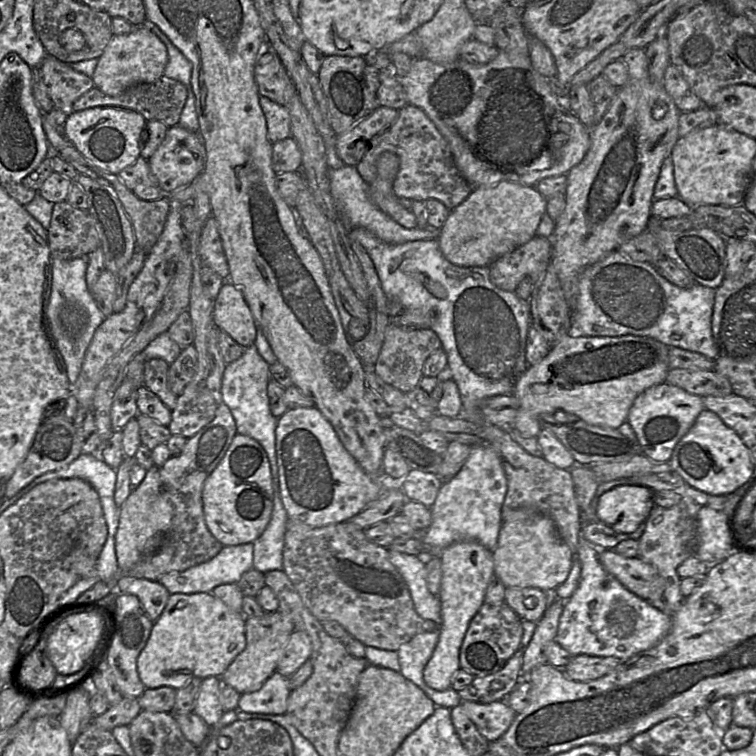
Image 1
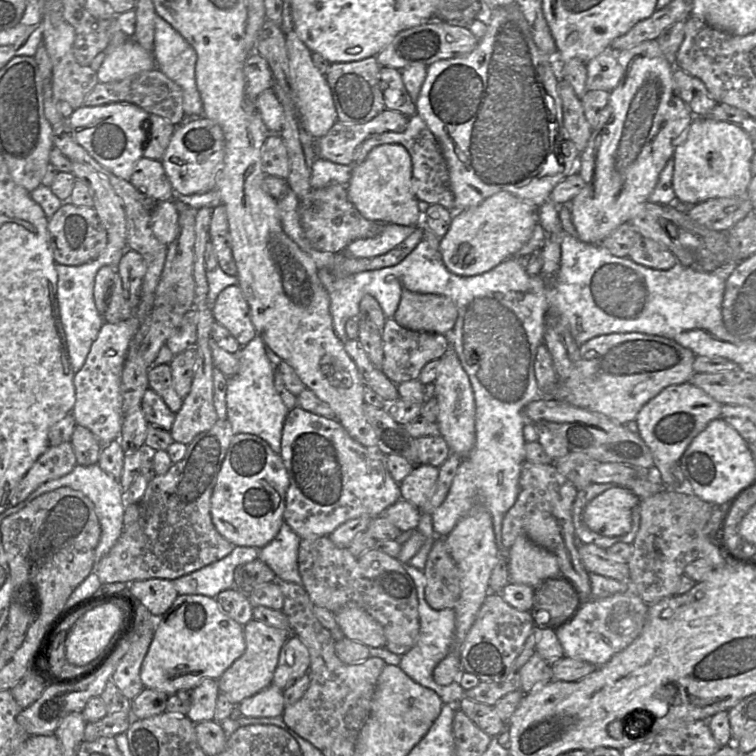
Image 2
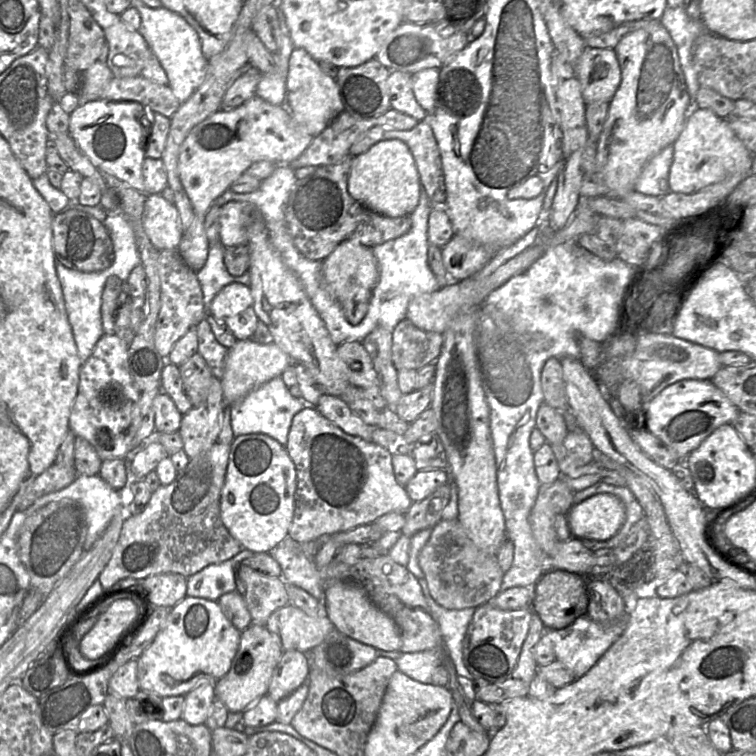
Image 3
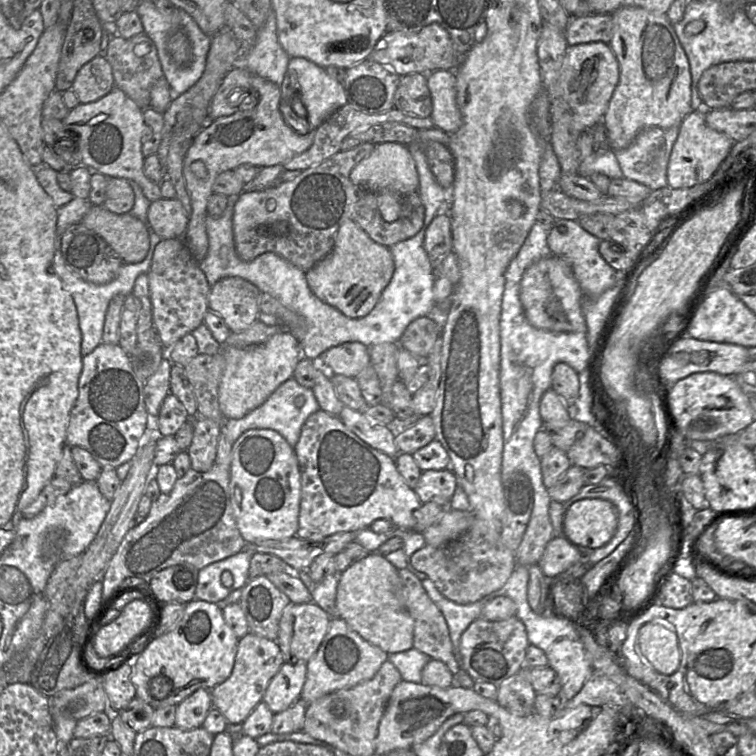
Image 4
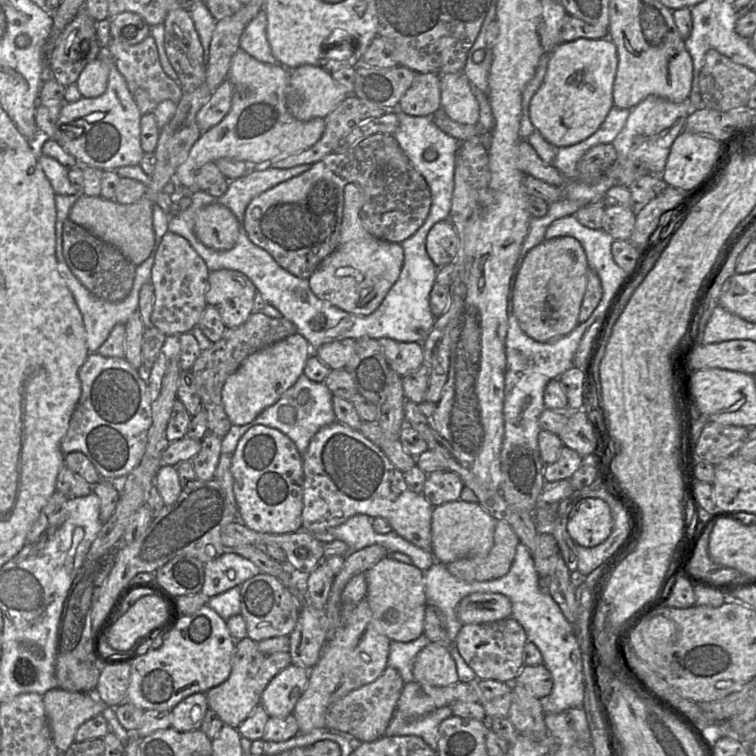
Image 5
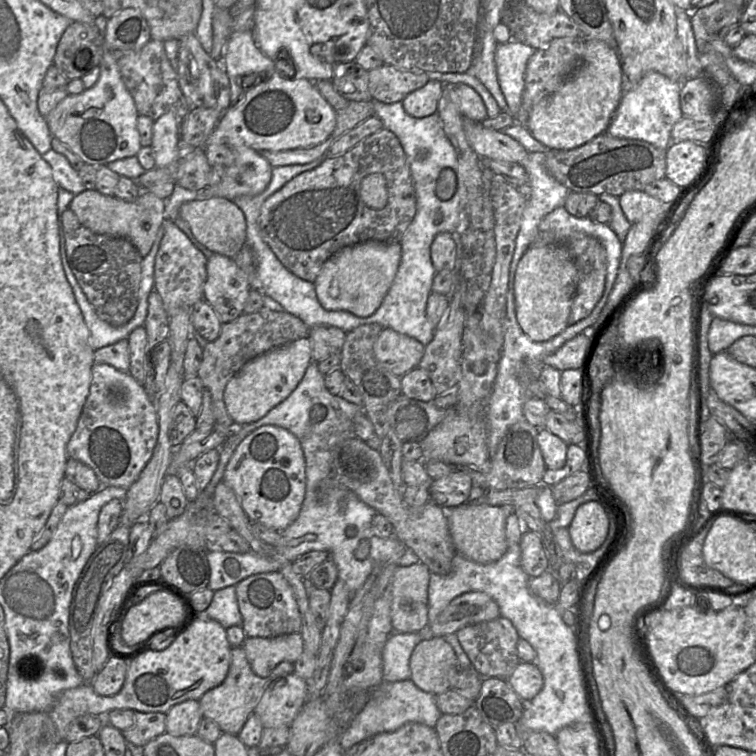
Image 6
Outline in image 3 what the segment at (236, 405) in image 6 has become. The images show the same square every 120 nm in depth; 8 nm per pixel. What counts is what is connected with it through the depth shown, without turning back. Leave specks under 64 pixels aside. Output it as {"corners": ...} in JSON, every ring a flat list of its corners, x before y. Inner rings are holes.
{"corners":[[253,339,237,340,228,348,225,366,221,373,221,387,225,403,231,405,242,399,250,391,281,376,282,372,290,365,290,357,275,343,261,344]]}

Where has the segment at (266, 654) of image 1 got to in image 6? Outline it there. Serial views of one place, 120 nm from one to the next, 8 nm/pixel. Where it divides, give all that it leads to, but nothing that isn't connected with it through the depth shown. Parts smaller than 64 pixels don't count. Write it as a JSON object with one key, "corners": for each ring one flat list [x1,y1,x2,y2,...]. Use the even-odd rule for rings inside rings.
{"corners":[[232,647,230,667,225,680,199,699,203,717,215,721,222,733,238,735,249,716,254,713,265,688,272,681,291,673,294,673,294,663,283,661,267,677,260,677,252,671,244,648]]}

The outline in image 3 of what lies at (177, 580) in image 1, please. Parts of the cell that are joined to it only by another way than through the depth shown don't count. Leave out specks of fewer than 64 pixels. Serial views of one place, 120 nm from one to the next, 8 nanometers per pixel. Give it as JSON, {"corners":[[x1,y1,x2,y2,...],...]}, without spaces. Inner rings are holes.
{"corners":[[242,549,234,557,212,564,187,578,187,596,218,601,225,593,235,591,235,572,237,565,255,553]]}

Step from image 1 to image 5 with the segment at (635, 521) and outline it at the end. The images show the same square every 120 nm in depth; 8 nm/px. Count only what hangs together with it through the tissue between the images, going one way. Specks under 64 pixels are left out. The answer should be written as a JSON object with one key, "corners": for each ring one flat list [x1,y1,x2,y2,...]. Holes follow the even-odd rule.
{"corners":[[585,498,572,509,567,531,583,547,595,547,611,534,613,518,609,505,600,498]]}

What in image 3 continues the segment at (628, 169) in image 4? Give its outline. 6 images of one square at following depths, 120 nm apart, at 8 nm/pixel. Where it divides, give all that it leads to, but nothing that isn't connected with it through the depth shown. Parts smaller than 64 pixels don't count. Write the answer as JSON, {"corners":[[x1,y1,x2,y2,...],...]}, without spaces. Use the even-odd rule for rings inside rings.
{"corners":[[670,144,652,157,638,177,634,190,650,196,663,197,669,193,669,171,673,162,674,146]]}

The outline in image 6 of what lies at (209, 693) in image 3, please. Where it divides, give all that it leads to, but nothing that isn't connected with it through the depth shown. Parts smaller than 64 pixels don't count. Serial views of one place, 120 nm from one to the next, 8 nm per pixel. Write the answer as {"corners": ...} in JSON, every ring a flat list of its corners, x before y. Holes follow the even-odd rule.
{"corners":[[186,700,166,713,166,733,175,737,195,735,202,718,199,701]]}

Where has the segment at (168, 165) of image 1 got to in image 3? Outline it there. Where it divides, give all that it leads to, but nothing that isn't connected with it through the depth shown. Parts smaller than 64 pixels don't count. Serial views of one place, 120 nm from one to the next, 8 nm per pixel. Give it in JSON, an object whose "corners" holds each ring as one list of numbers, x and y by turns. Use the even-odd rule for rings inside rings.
{"corners":[[254,95,235,109,219,109,192,128,181,145,178,158,179,178,194,211,193,221,184,231,178,246,178,253,189,268,200,270,208,258,210,245,204,223,215,200,253,163,269,161,289,165,312,143,314,137,310,134,289,138,289,130,297,126,285,105,273,105]]}

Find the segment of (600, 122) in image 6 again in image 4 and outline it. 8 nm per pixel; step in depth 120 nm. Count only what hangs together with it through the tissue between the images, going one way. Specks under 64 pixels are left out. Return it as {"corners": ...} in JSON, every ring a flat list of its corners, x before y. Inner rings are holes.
{"corners":[[598,41,568,46,561,67,560,86,573,111,576,129,583,132,603,120,619,76,619,62,608,43]]}

